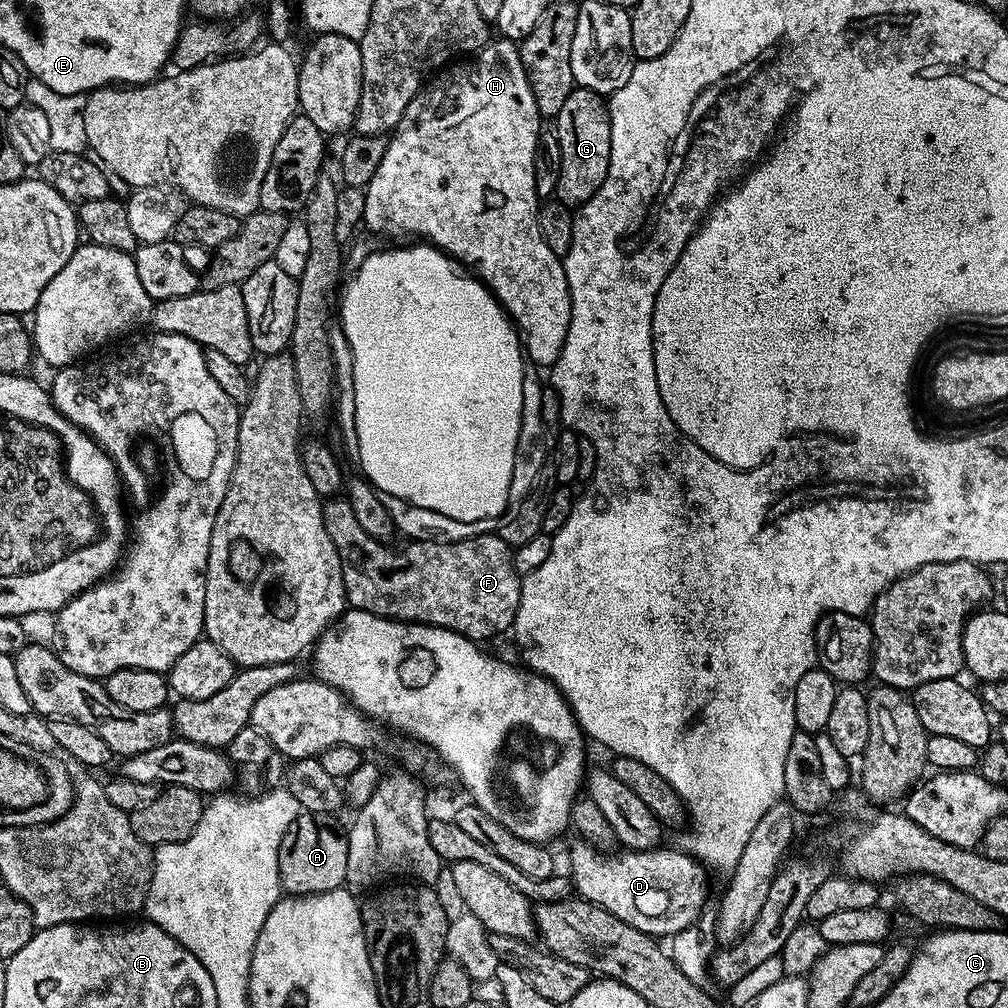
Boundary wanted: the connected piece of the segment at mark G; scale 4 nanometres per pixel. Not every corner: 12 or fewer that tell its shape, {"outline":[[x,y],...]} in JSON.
{"outline":[[573,87],[554,118],[555,199],[579,206],[610,166],[608,101]]}

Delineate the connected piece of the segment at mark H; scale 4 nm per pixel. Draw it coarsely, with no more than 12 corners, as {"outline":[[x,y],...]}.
{"outline":[[493,39],[421,88],[363,227],[475,273],[548,370],[570,330],[538,226],[542,117]]}

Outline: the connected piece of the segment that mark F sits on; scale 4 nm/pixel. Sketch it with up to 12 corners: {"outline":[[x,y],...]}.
{"outline":[[347,498],[322,522],[352,608],[477,642],[516,621],[499,534],[376,540]]}

